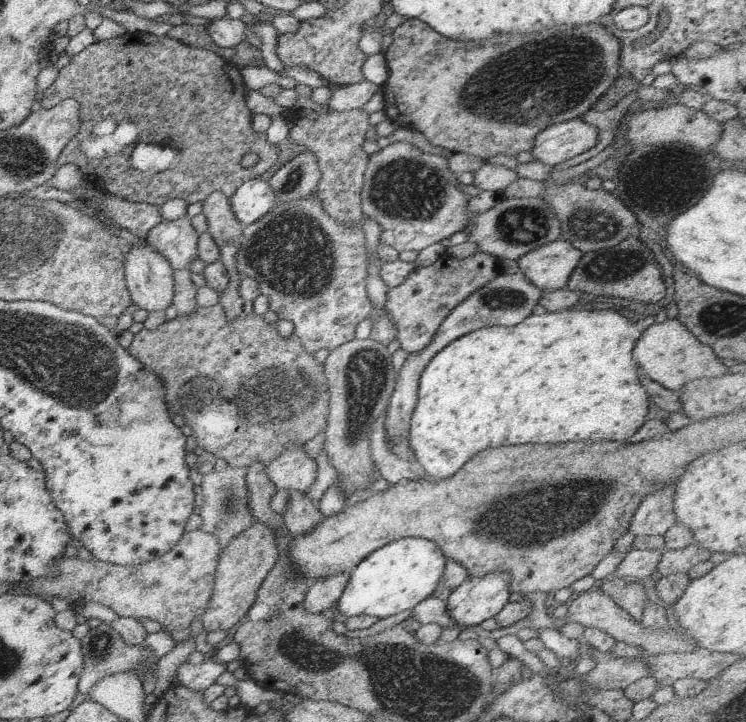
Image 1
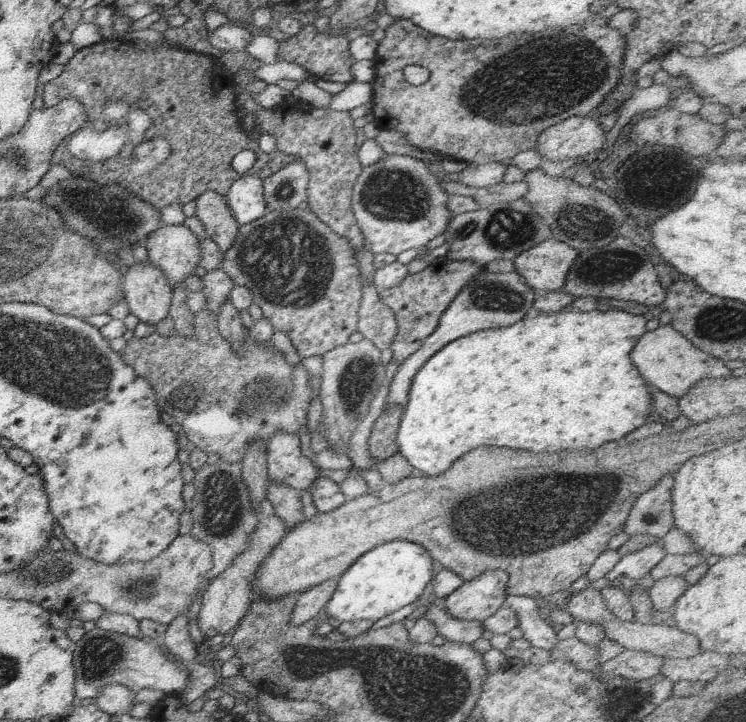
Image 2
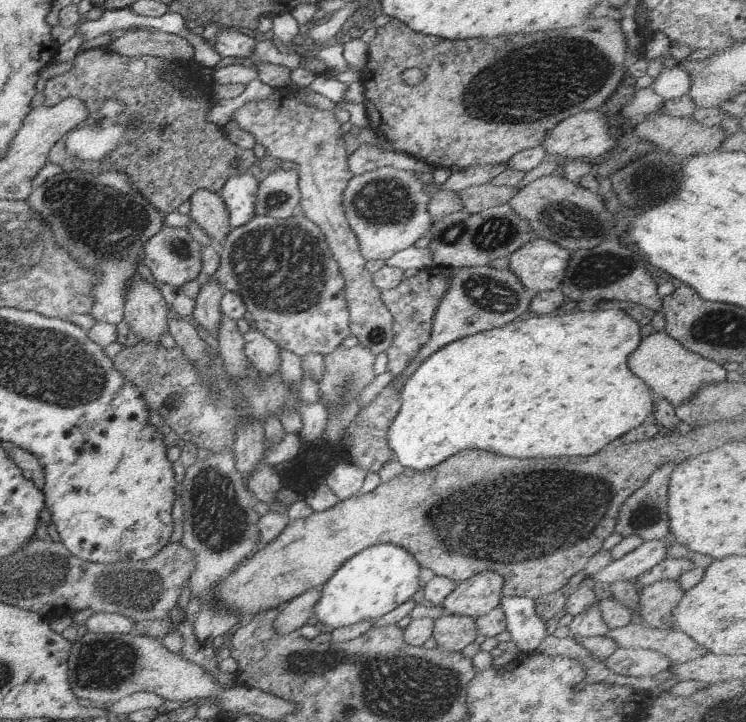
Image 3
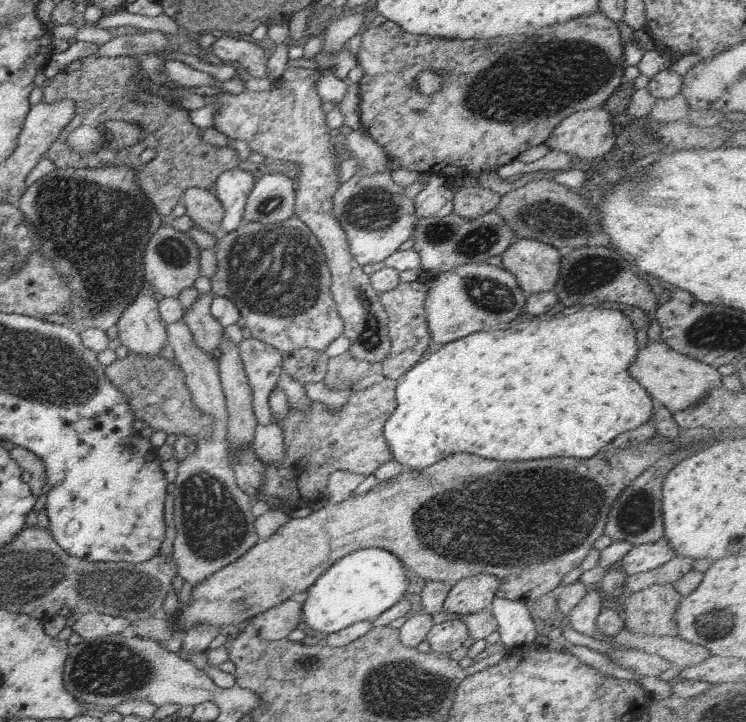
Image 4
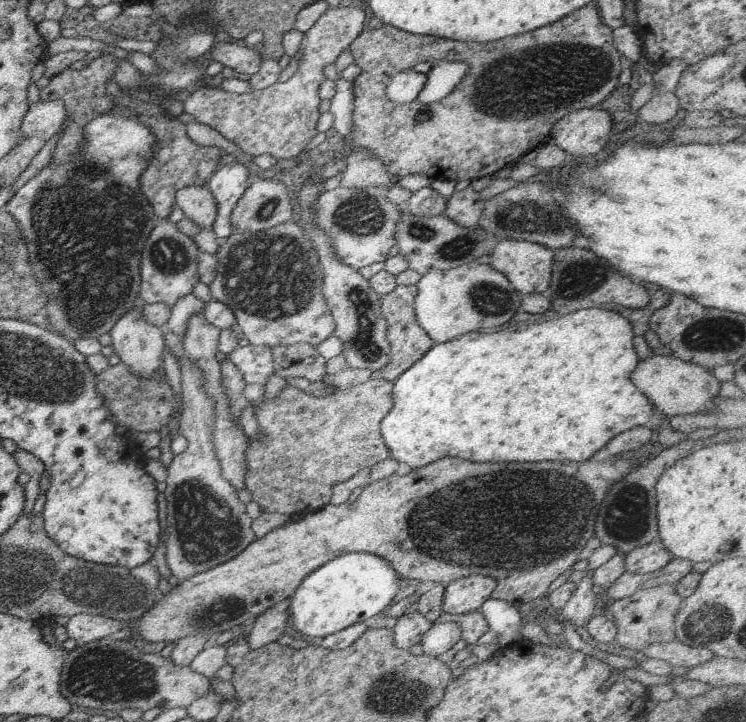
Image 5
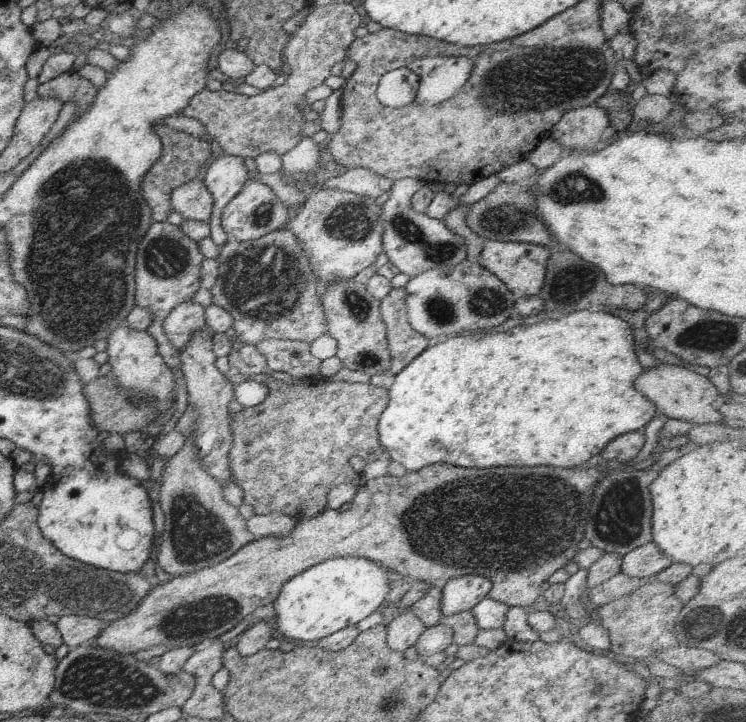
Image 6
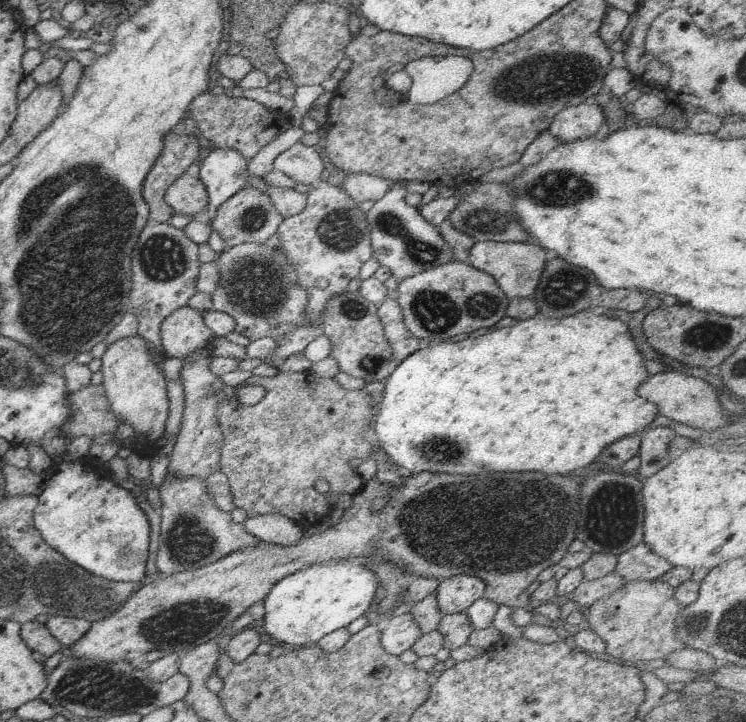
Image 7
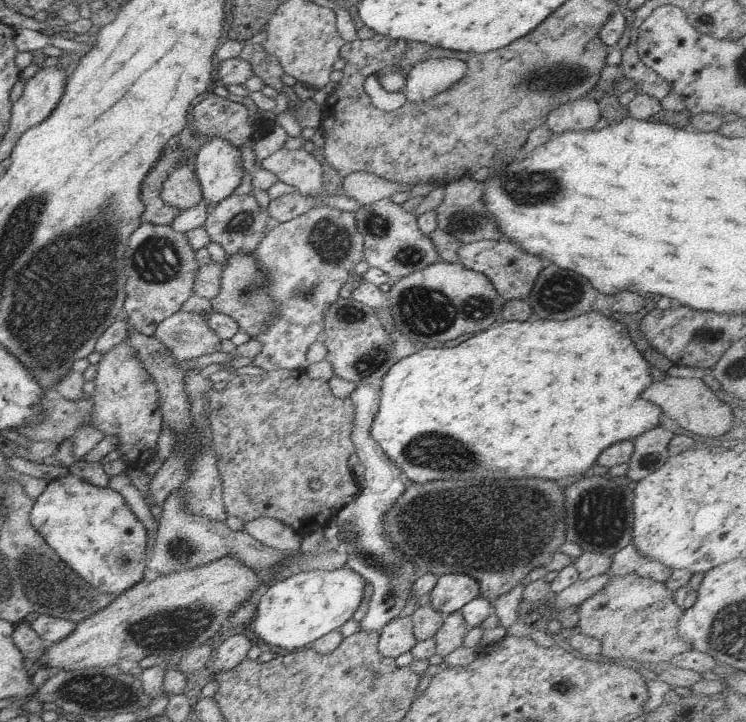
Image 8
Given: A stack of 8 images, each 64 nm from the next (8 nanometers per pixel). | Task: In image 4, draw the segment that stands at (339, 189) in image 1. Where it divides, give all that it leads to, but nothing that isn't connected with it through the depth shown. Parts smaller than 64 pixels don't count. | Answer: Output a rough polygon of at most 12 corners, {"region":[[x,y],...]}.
{"region":[[317,76],[204,96],[213,128],[298,164],[295,214],[322,245],[356,359],[389,316],[333,211],[342,151]]}

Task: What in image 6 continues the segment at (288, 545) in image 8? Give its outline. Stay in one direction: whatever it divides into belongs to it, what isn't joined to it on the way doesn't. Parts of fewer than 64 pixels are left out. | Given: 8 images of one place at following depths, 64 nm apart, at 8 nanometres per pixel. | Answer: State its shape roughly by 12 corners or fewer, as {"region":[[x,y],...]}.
{"region":[[284,513],[255,515],[247,520],[254,540],[288,536],[297,517]]}

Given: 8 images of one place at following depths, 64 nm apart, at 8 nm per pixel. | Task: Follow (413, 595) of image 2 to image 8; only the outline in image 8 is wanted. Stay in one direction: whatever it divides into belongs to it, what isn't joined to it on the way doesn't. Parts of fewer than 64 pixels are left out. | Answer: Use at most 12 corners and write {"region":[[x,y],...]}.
{"region":[[352,567],[269,585],[249,623],[272,646],[310,646],[354,616]]}

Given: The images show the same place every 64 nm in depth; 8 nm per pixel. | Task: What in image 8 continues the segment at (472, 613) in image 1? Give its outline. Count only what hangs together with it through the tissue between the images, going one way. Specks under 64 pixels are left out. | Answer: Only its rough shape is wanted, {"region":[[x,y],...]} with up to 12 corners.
{"region":[[464,573],[440,575],[431,605],[444,616],[481,594]]}

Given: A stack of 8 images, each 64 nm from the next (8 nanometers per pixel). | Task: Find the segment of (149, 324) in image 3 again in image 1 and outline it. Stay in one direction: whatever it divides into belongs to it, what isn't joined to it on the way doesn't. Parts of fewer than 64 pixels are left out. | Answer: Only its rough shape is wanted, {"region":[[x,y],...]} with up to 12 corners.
{"region":[[144,237],[124,264],[132,304],[166,311],[174,271]]}

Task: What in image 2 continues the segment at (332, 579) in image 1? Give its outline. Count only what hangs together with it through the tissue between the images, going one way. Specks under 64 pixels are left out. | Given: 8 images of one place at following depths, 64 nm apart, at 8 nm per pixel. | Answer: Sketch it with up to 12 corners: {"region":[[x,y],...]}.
{"region":[[337,580],[308,588],[296,600],[296,624],[316,616]]}

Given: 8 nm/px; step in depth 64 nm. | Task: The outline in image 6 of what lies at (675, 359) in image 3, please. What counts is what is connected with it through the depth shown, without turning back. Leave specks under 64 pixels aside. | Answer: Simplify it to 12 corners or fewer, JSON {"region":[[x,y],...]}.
{"region":[[658,361],[636,378],[658,413],[718,422],[715,384]]}

